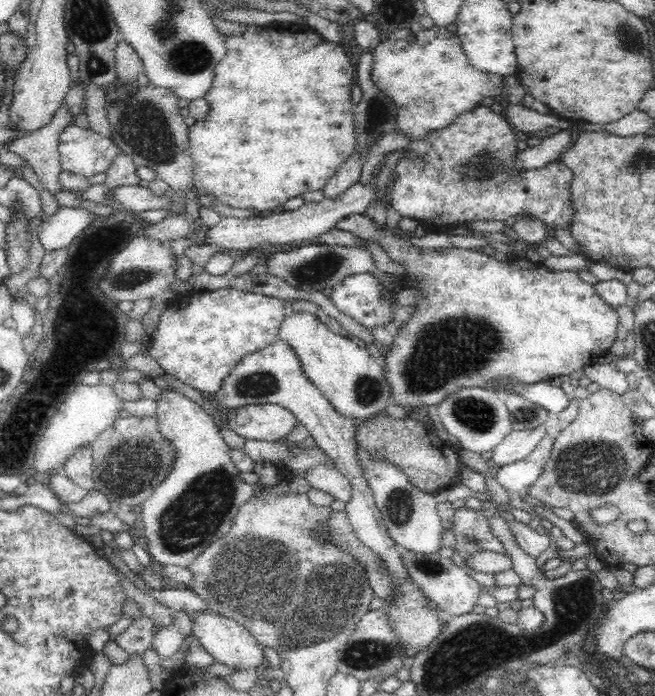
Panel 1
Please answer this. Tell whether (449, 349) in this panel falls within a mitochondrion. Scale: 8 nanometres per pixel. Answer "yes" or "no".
yes

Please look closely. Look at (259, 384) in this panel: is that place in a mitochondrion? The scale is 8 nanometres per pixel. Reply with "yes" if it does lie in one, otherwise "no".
yes

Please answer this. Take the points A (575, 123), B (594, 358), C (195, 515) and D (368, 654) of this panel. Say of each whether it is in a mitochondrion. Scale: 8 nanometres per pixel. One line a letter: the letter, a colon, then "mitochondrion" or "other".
A: other
B: other
C: mitochondrion
D: mitochondrion

